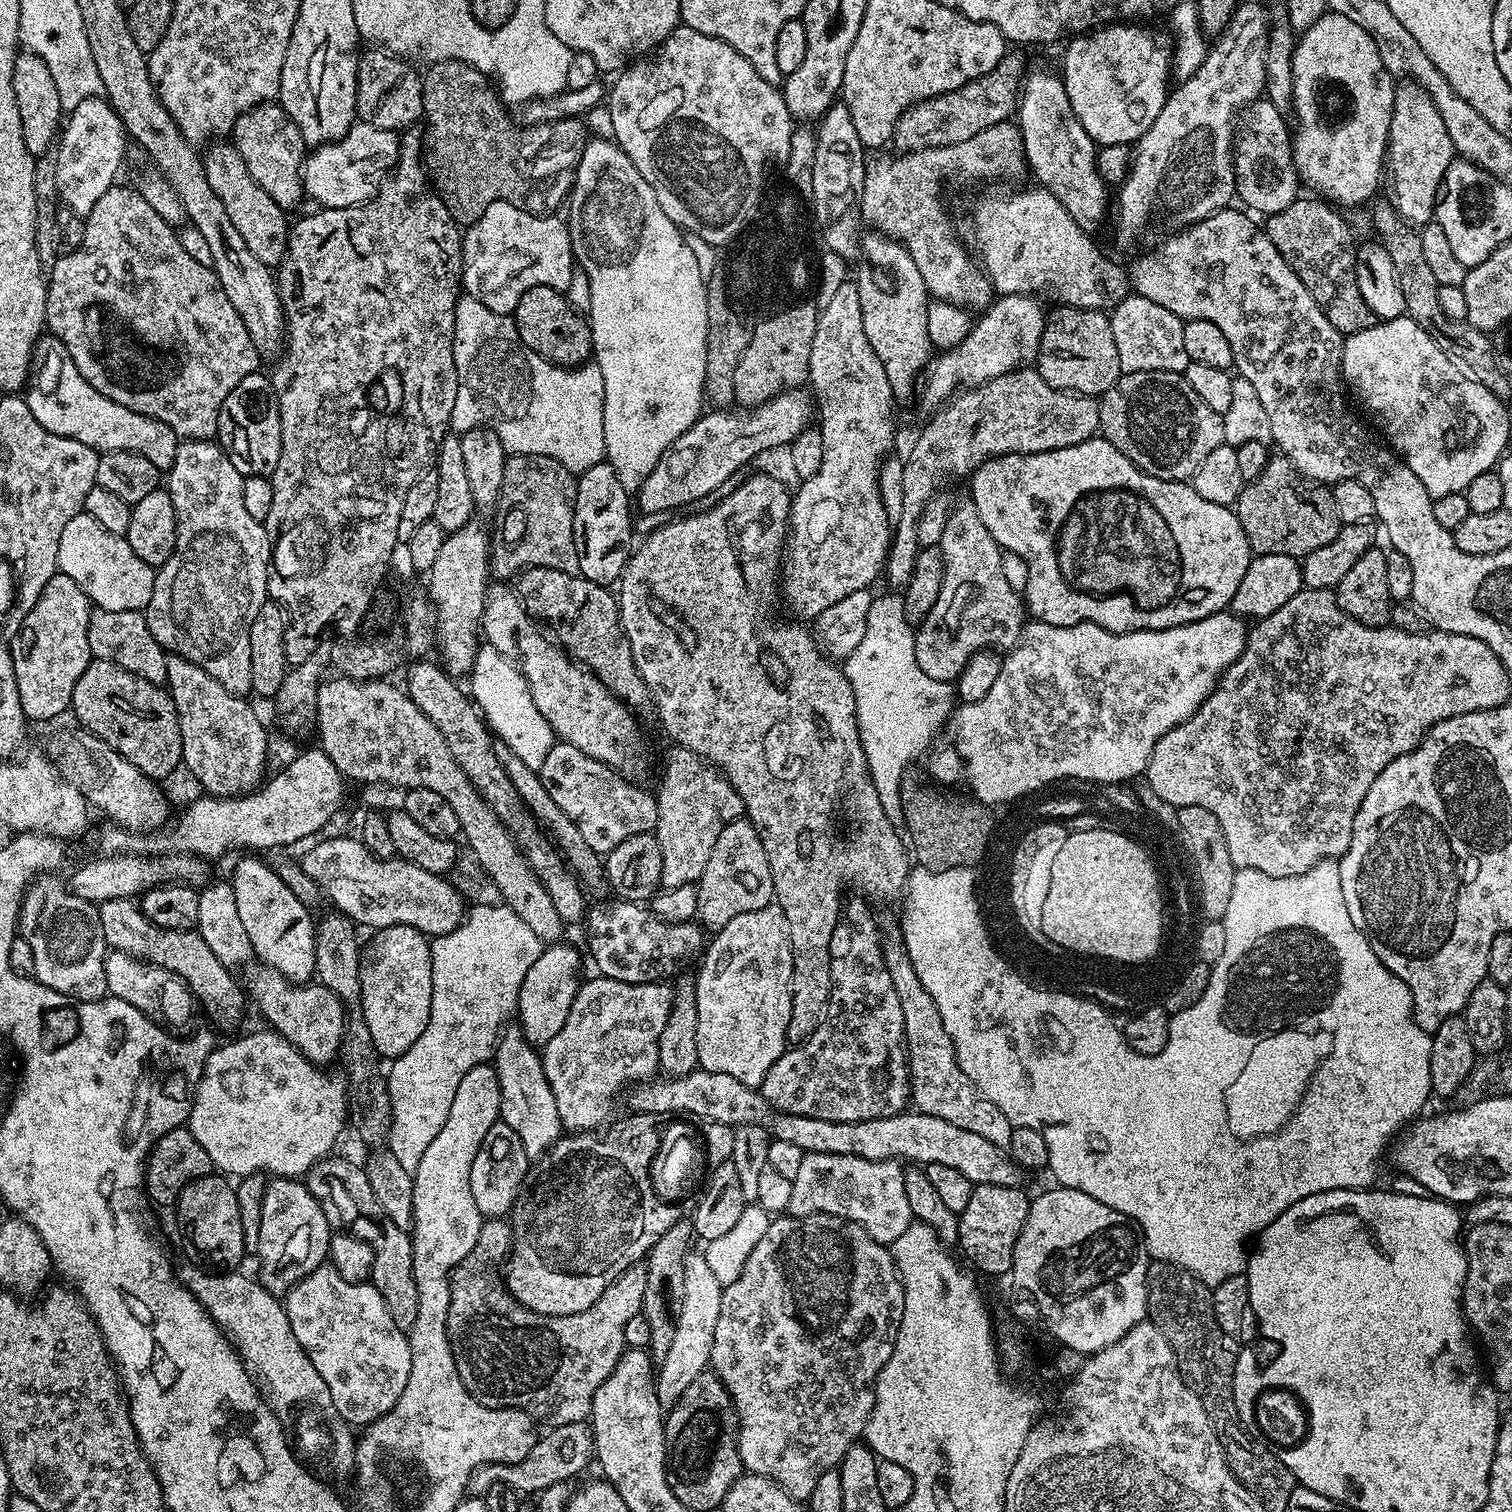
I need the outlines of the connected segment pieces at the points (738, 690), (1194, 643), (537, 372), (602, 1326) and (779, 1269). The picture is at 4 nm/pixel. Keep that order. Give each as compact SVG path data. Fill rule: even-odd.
M752 476L744 480L725 500L717 502L713 508L705 512L696 512L693 516L684 516L681 520L672 520L661 528L656 528L644 541L639 541L638 547L628 558L628 565L618 581L618 603L620 605L620 621L624 627L626 638L630 642L630 650L634 654L634 662L640 677L646 682L651 699L656 700L656 712L664 732L672 739L673 745L694 750L703 760L719 768L728 781L738 790L744 803L747 819L758 830L758 838L762 838L762 846L766 850L766 858L770 862L772 881L776 891L774 900L786 914L786 922L790 926L792 939L792 1009L790 1010L790 1026L788 1027L789 1045L799 1046L815 1032L828 1010L828 993L832 986L832 959L830 958L830 938L834 934L834 926L842 919L842 896L840 891L849 880L857 884L859 891L869 901L892 900L905 891L910 871L910 852L906 846L905 837L898 835L890 819L882 810L882 802L878 802L878 791L874 790L874 782L870 778L870 770L866 762L866 754L862 750L862 738L858 730L854 690L846 678L843 667L837 661L829 658L822 651L817 637L811 631L803 628L803 623L776 624L768 603L778 596L778 573L782 568L782 553L788 539L788 519L792 517L793 493L776 476ZM832 823L840 824L832 829Z
M1228 610L1215 612L1198 622L1153 632L1111 632L1093 624L1050 626L1039 622L1025 623L1020 643L1003 657L998 678L994 681L994 687L986 693L986 698L981 698L973 704L960 704L950 717L953 736L951 739L954 741L956 753L964 759L966 780L972 783L971 795L983 801L1008 800L1009 794L1026 794L1036 784L1052 780L1052 776L1083 777L1092 780L1096 786L1134 781L1132 779L1139 772L1141 775L1147 769L1148 759L1158 738L1174 730L1174 726L1186 722L1186 718L1193 716L1198 706L1202 706L1205 698L1215 690L1220 675L1242 654L1249 631L1249 625Z
M464 294L461 295L460 299L456 302L456 321L454 322L454 366L458 370L458 398L454 398L454 410L452 411L452 423L450 425L451 431L456 434L463 434L465 432L469 432L470 430L474 430L475 428L492 428L494 430L494 434L498 434L498 438L502 442L502 446L504 447L504 451L509 454L515 454L518 456L549 456L550 458L554 458L558 463L562 466L566 466L568 471L573 474L579 474L585 472L586 470L590 470L590 466L594 466L595 464L601 463L605 459L604 455L604 383L602 382L602 370L599 366L594 362L585 362L579 366L565 366L562 364L553 364L552 361L545 358L545 356L541 356L539 352L535 352L534 350L530 350L525 346L523 342L520 340L520 335L518 334L518 330L516 329L515 319L511 315L495 312L494 310L490 310L483 304L482 302L478 302L475 298L470 295Z
M488 1218L481 1223L474 1250L458 1262L450 1282L450 1308L446 1318L448 1341L458 1366L458 1374L468 1393L479 1404L491 1408L517 1408L537 1422L545 1420L557 1428L570 1422L587 1421L592 1414L594 1394L616 1368L626 1350L624 1331L630 1318L641 1315L646 1294L646 1267L643 1263L627 1268L606 1289L602 1298L578 1314L543 1316L523 1308L504 1283L502 1269L512 1251L512 1225L504 1218Z
M780 1214L771 1221L769 1230L758 1241L753 1252L746 1258L745 1268L736 1282L723 1287L721 1313L714 1329L713 1349L710 1350L710 1368L726 1386L736 1413L740 1419L740 1461L753 1476L769 1476L786 1494L796 1500L807 1501L822 1474L833 1471L852 1449L852 1445L863 1437L870 1414L876 1405L876 1379L890 1362L898 1338L898 1330L904 1313L904 1287L891 1251L878 1243L861 1224L849 1224L847 1220L830 1214L813 1216L789 1216Z

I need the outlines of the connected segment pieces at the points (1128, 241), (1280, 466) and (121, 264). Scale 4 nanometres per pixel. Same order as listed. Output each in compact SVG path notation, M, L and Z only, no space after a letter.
M1241 3L1232 21L1209 47L1208 56L1198 70L1169 91L1162 110L1158 110L1158 118L1154 118L1154 126L1135 141L1132 167L1119 185L1120 197L1114 200L1114 212L1120 215L1116 220L1116 240L1122 247L1134 247L1148 231L1171 234L1189 228L1233 203L1236 196L1236 171L1232 161L1234 125L1243 109L1265 95L1268 30L1266 8L1260 4Z
M1282 454L1269 458L1262 474L1245 483L1234 511L1257 556L1290 554L1297 558L1306 557L1318 550L1318 546L1334 542L1342 526L1338 510L1334 510L1331 487L1302 475Z
M113 184L83 221L81 244L72 252L57 255L46 280L47 331L70 350L74 366L98 394L166 422L184 440L212 440L226 394L262 363L238 310L230 306L211 267L190 258L177 229L167 225L135 187Z

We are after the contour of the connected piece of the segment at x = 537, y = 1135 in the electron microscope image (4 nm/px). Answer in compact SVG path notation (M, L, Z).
M512 1027L501 1035L494 1053L500 1087L500 1120L518 1134L528 1157L536 1158L543 1152L547 1153L560 1139L562 1125L558 1118L558 1106L554 1102L554 1090L550 1090L550 1082L544 1073L541 1053L519 1027Z

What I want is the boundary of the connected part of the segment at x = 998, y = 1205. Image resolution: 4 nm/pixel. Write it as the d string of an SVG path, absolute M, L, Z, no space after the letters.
M978 1184L973 1187L966 1210L958 1214L960 1218L958 1248L964 1251L963 1259L977 1273L985 1272L988 1276L1004 1277L1011 1273L1014 1246L1018 1242L1018 1234L1022 1234L1022 1226L1026 1222L1030 1203L1030 1196L1024 1191L1023 1187L1011 1188L989 1184Z

